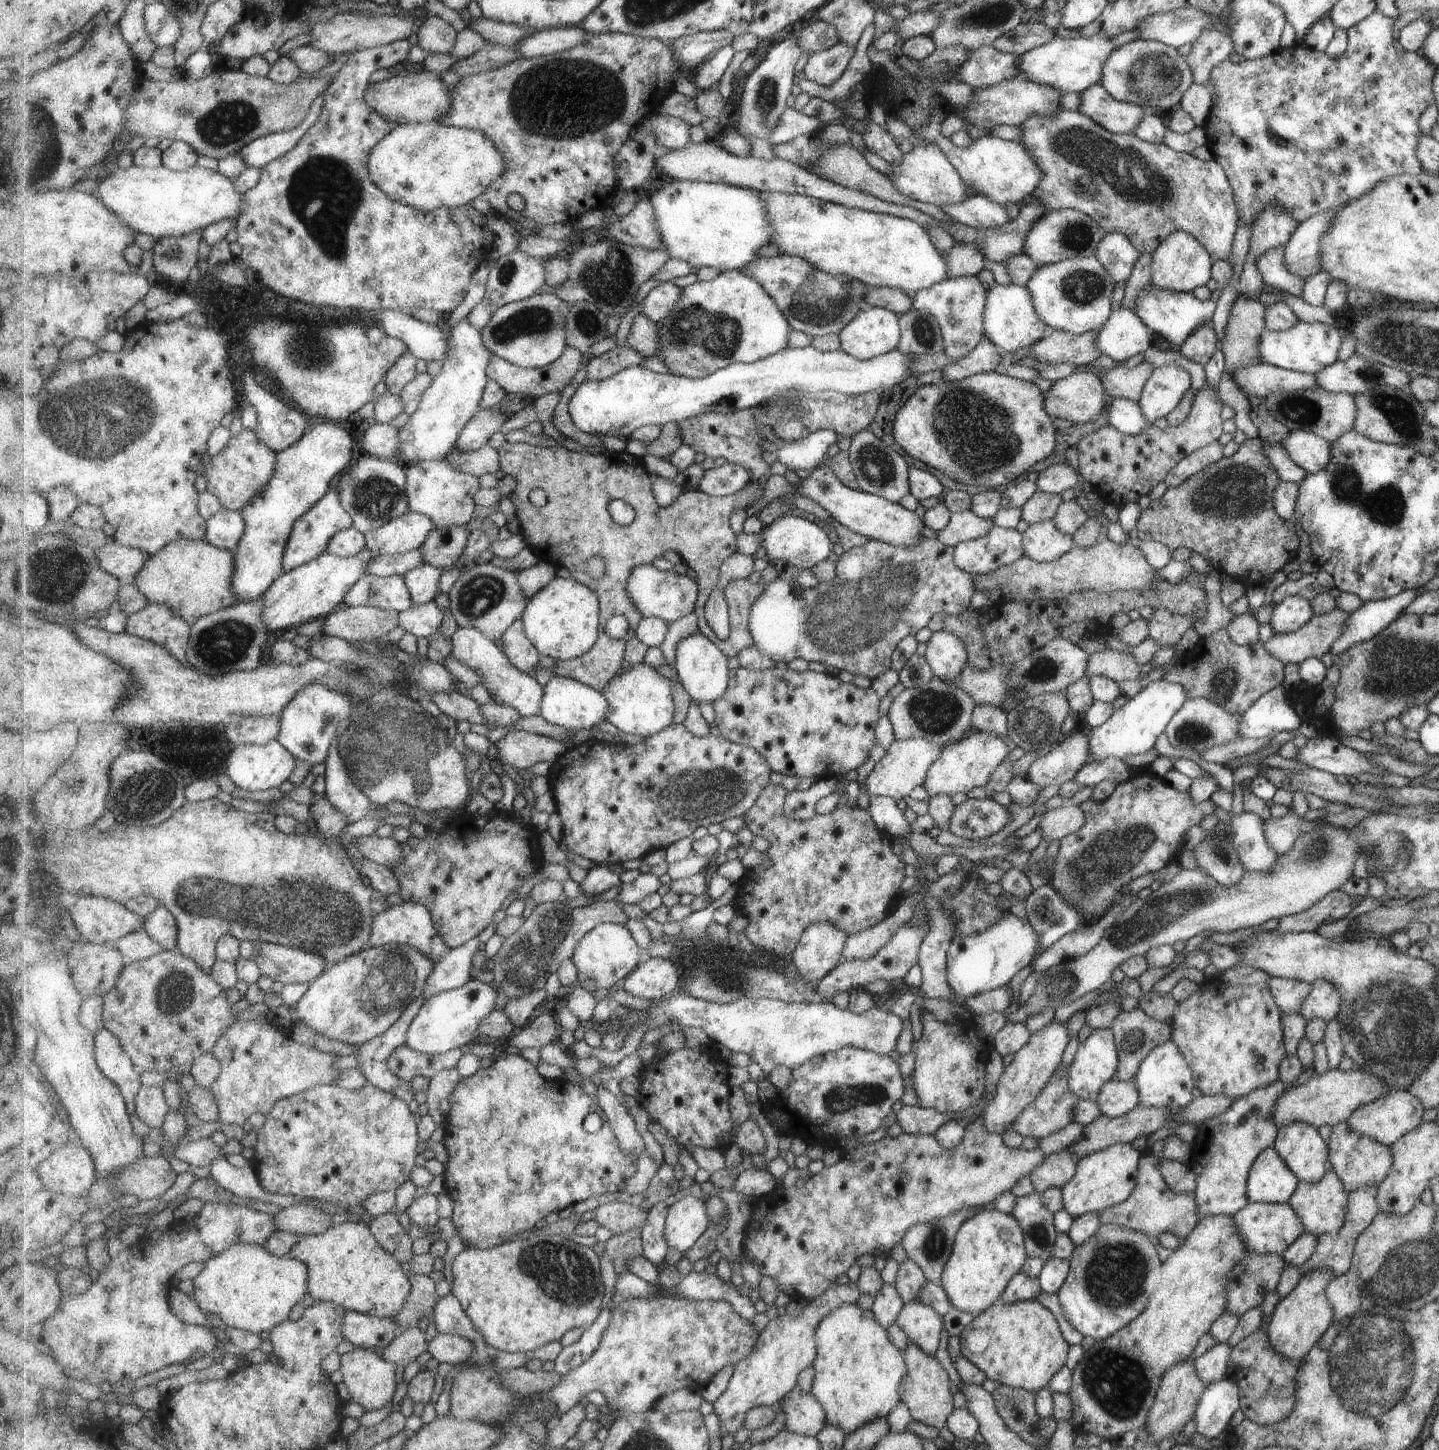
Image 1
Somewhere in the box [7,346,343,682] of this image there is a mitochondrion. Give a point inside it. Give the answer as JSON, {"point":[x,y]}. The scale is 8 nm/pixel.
{"point":[69,413]}

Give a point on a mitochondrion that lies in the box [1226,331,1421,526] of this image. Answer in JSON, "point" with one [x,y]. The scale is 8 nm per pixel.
{"point":[1298,410]}

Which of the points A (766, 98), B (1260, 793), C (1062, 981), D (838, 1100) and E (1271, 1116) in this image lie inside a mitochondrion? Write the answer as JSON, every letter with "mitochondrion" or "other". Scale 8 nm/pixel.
{"A":"mitochondrion","B":"other","C":"mitochondrion","D":"mitochondrion","E":"other"}

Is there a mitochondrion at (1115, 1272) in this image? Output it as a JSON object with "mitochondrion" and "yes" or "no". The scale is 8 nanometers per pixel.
{"mitochondrion":"yes"}

